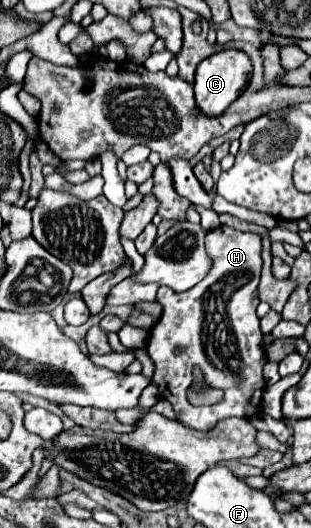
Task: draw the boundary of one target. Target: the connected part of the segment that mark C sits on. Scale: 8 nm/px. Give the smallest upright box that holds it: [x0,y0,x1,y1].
[195,49,251,117]

